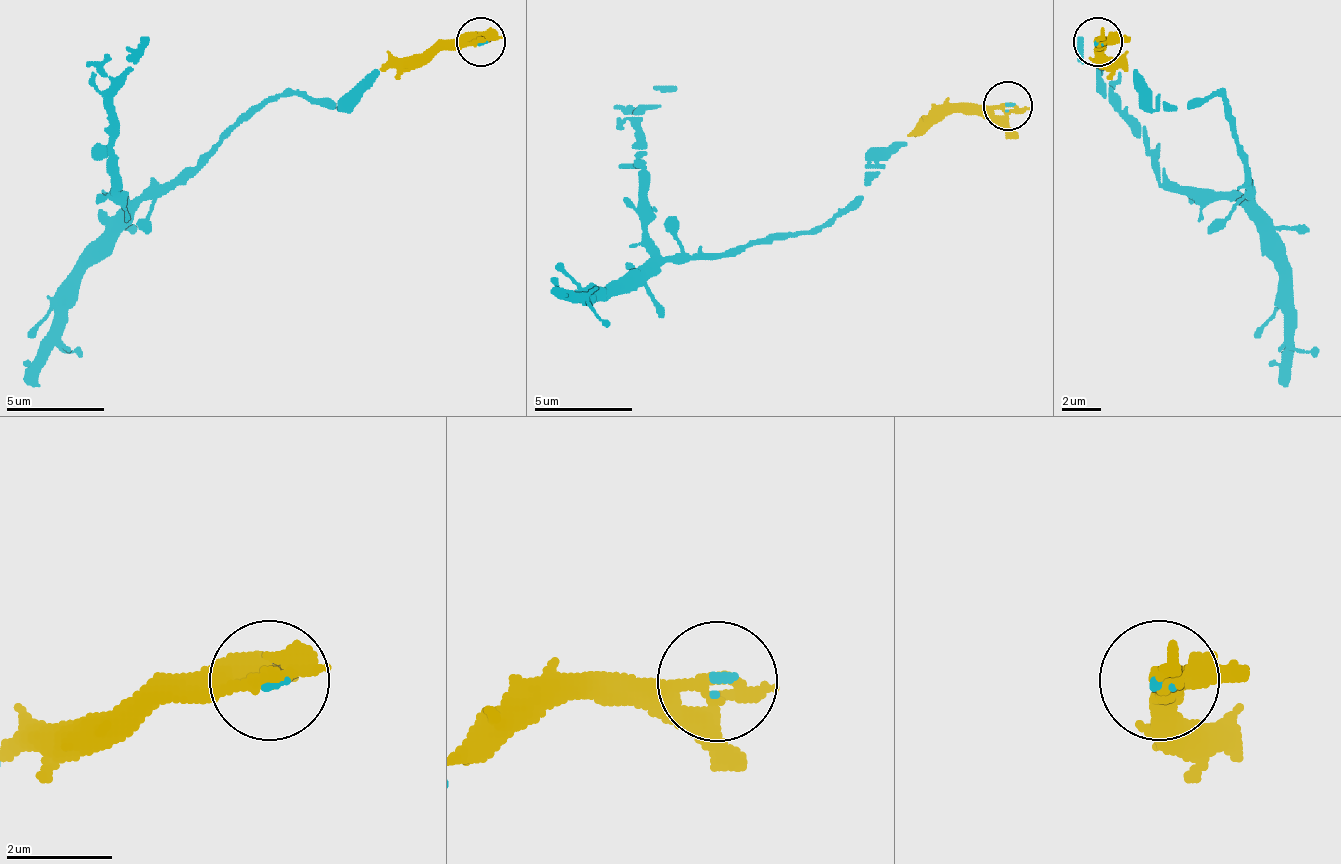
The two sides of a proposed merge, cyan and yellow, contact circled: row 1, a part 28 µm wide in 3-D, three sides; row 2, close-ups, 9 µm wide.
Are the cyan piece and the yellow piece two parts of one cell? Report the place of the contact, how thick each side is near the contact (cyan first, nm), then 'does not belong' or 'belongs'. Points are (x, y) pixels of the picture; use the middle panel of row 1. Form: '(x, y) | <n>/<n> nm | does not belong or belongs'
(1008, 106) | 80/420 nm | belongs

